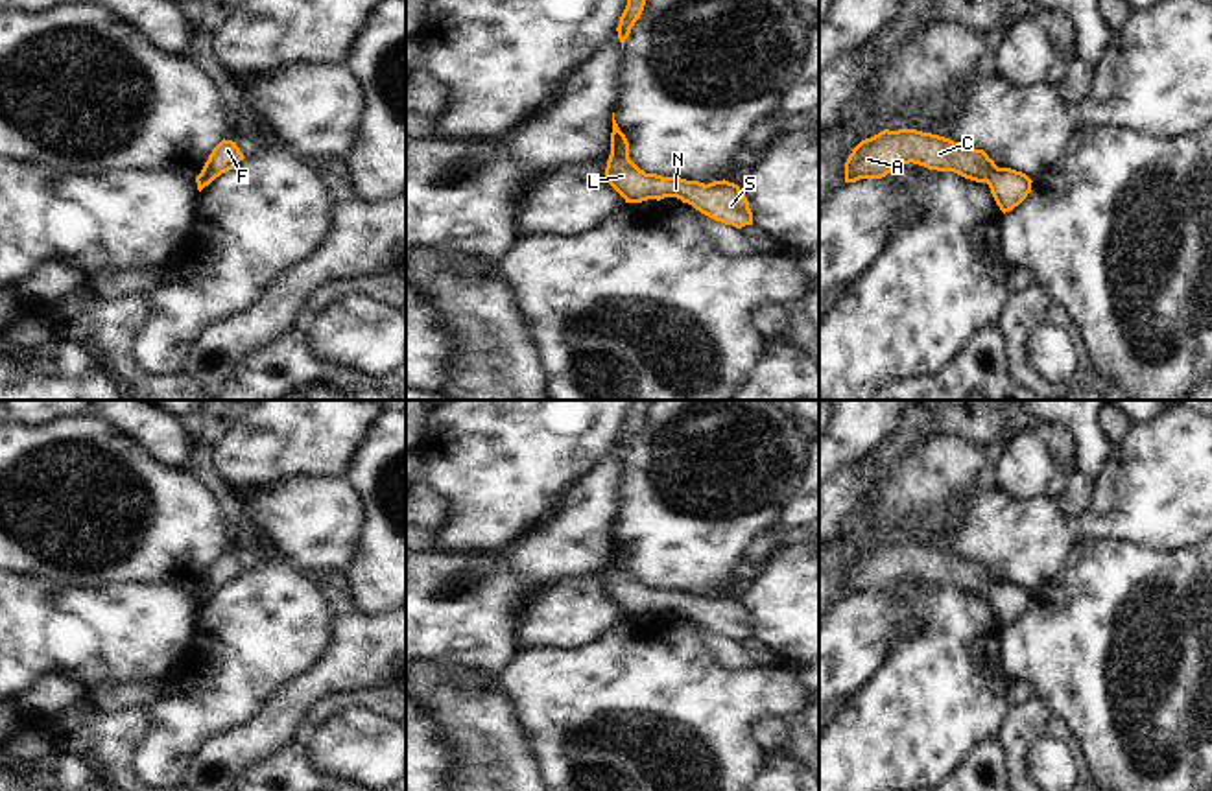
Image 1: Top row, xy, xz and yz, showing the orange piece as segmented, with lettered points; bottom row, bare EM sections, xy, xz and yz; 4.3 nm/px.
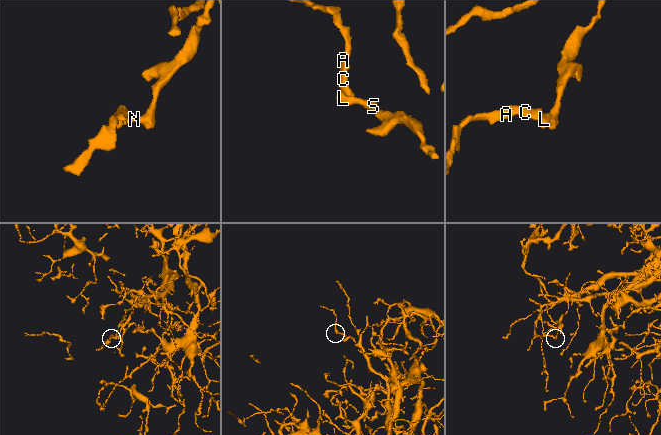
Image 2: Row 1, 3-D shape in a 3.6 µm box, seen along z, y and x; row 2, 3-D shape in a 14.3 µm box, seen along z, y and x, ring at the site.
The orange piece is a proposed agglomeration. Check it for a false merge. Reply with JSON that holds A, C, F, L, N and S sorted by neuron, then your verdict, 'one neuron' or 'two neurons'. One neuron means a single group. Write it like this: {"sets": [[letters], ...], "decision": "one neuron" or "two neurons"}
{"sets": [["A", "C", "F"], ["L", "N", "S"]], "decision": "two neurons"}

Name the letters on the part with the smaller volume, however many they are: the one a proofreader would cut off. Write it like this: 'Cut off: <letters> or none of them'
Cut off: A, C, F

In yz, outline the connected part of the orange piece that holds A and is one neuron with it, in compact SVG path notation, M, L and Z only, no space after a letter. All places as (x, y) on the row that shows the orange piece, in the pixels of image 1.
M884 129L852 149L845 162L845 183L882 179L909 162L928 170L954 171L976 183L987 183L998 170L983 149L917 129Z

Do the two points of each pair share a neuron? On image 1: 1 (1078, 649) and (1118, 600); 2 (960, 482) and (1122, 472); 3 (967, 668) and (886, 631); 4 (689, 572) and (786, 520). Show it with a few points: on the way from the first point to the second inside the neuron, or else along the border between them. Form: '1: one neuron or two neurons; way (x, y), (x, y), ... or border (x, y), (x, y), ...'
1: one neuron; way (1091, 637), (1115, 613)
2: two neurons; border (986, 482), (960, 509)
3: two neurons; border (888, 594), (893, 616), (908, 629), (875, 673)
4: two neurons; border (790, 496), (783, 511), (762, 531)

